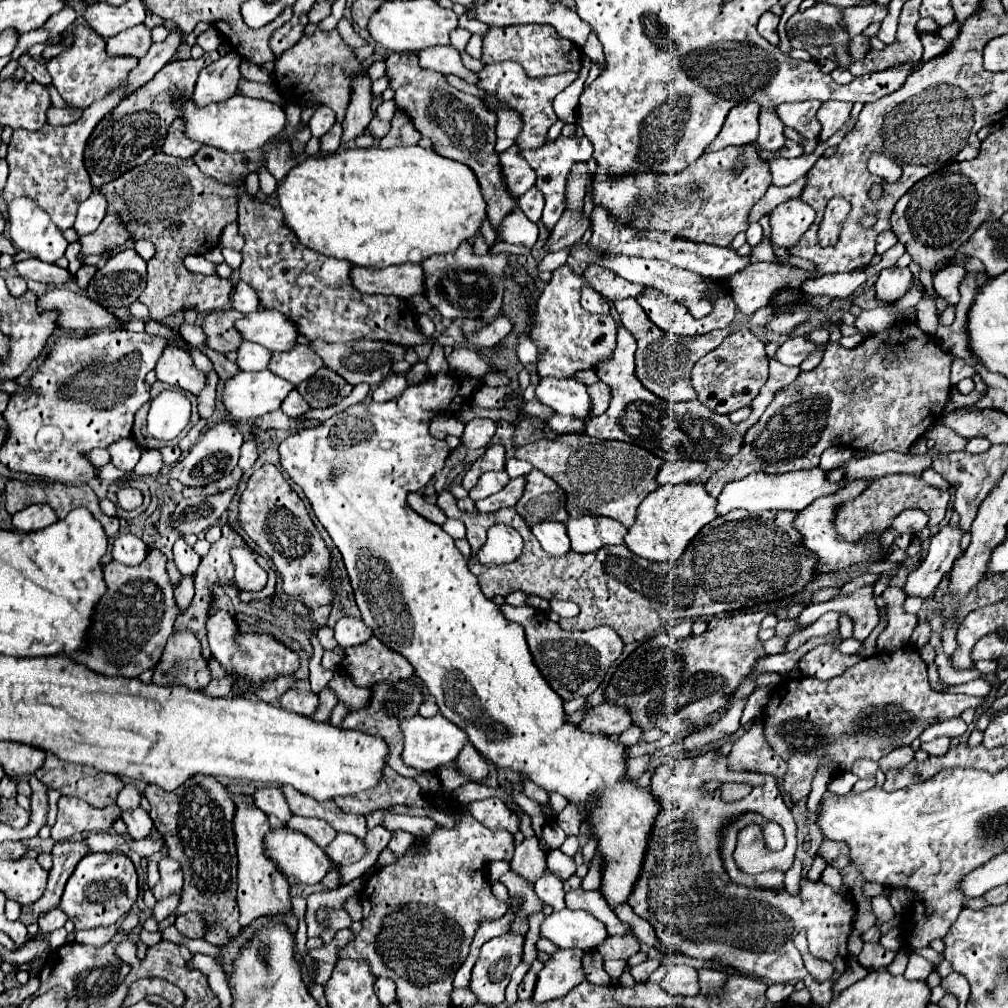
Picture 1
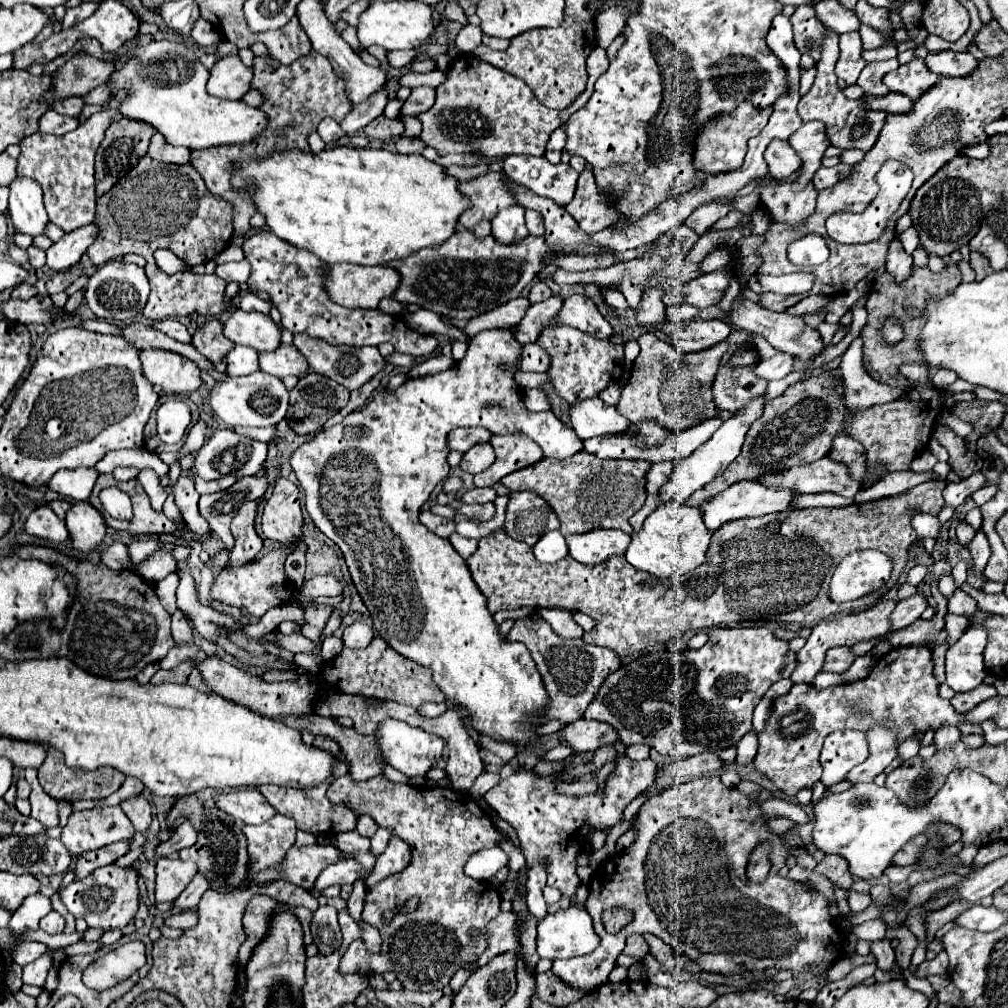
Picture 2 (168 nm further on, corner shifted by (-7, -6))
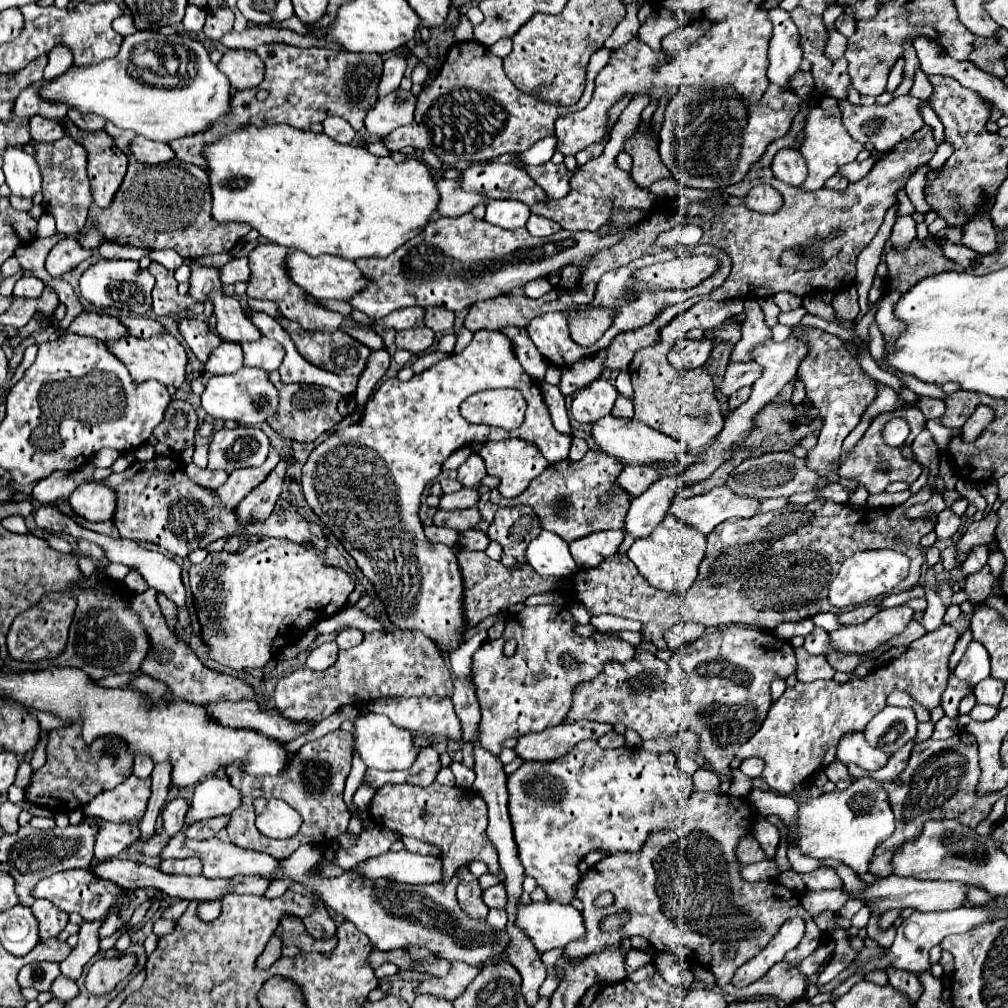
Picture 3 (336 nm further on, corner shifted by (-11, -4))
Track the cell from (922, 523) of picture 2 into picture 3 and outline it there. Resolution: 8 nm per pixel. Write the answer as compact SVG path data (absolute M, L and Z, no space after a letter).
M945 509L941 513L937 513L937 521L935 521L935 533L937 539L949 539L961 525L961 518L955 517L951 513L951 509Z

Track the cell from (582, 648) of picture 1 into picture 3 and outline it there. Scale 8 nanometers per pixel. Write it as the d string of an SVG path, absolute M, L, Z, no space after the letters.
M539 605L539 607L525 607L521 613L513 615L507 621L505 633L503 633L503 643L509 639L517 641L517 649L511 657L507 657L501 651L501 641L485 641L473 655L473 685L477 691L477 699L481 705L481 723L479 723L479 733L481 733L481 745L487 749L491 755L499 757L499 753L505 749L503 743L511 737L519 739L523 733L531 731L543 731L549 727L555 727L567 719L567 713L571 709L571 697L575 691L575 685L583 681L591 681L591 677L597 677L603 671L603 665L607 661L629 661L635 657L635 647L631 647L627 641L621 639L611 639L611 641L593 641L591 637L579 637L573 633L573 623L575 619L571 613L563 607L555 605Z

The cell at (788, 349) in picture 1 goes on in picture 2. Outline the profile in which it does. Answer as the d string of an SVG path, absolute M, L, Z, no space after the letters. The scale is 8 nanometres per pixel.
M777 353L775 357L771 359L763 359L755 365L755 375L761 377L761 379L767 379L767 381L773 381L773 379L783 379L787 377L787 373L793 369L793 361L791 355L787 353Z

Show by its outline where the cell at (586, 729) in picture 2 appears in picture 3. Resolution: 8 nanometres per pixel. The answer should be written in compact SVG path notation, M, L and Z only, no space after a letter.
M575 721L557 727L549 727L541 733L527 733L519 739L515 751L525 761L551 761L569 753L579 741L599 741L605 733L613 731L613 725L597 721Z

